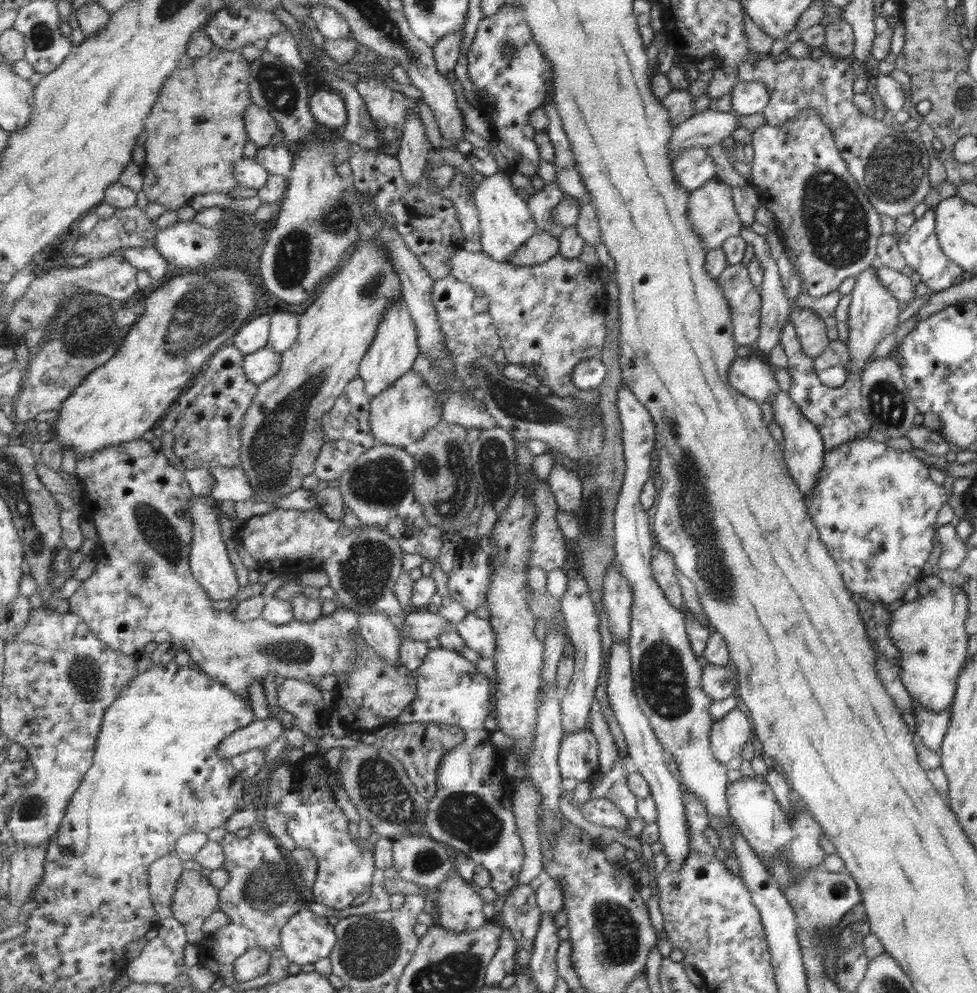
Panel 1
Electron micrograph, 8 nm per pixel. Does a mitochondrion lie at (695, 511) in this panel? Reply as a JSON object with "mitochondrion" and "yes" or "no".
{"mitochondrion":"yes"}

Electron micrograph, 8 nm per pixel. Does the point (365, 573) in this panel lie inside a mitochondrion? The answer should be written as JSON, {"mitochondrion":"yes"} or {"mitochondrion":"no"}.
{"mitochondrion":"yes"}

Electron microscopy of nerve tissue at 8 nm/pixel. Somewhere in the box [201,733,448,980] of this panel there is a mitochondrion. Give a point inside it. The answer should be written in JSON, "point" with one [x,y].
{"point":[381,785]}

